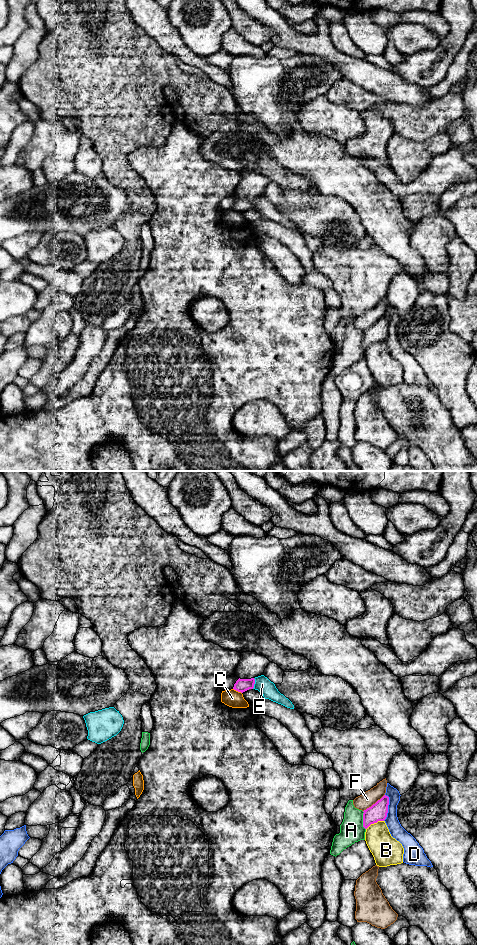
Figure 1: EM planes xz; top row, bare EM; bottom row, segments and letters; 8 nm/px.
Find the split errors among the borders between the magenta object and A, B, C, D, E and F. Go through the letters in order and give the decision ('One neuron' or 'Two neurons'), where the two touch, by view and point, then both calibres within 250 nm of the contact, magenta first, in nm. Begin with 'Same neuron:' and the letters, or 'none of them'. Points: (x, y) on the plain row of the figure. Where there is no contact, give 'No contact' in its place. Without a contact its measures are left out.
Same neuron: none of them
A: Two neurons. Touches magenta at xz (363, 340). Thickness 140 nm (magenta) against 190 nm
B: Two neurons. Touches magenta at xz (374, 342). Thickness 140 nm (magenta) against 240 nm
C: Two neurons. Touches magenta at xz (237, 210). Thickness 110 nm (magenta) against 140 nm
D: Two neurons. Touches magenta at xz (387, 327). Thickness 140 nm (magenta) against 110 nm
E: Two neurons. Touches magenta at xz (254, 203). Thickness 110 nm (magenta) against 120 nm
F: Two neurons. Touches magenta at xz (373, 324). Thickness 140 nm (magenta) against 120 nm

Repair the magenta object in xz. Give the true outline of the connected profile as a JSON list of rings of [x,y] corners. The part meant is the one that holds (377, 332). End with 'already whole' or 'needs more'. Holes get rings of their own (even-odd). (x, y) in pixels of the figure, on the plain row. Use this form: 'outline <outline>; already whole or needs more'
outline [[[384,315],[371,327],[367,328],[363,332],[363,347],[367,349],[371,344],[378,341],[384,341],[387,337],[389,325],[389,317]]]; already whole

